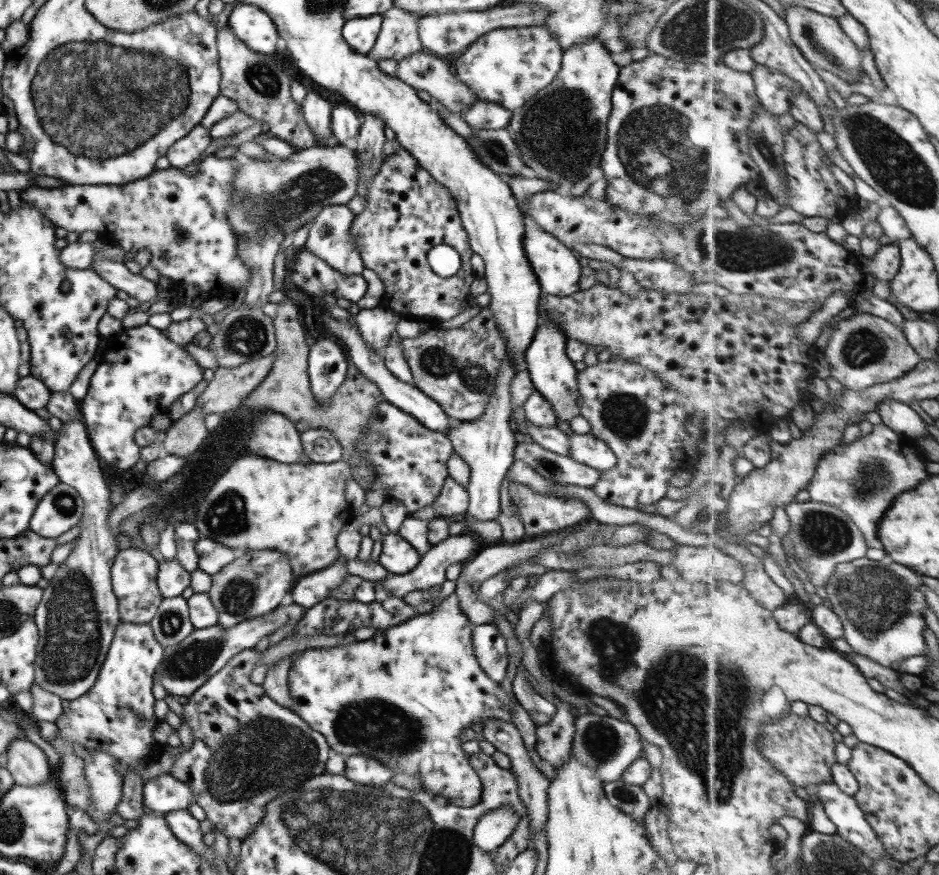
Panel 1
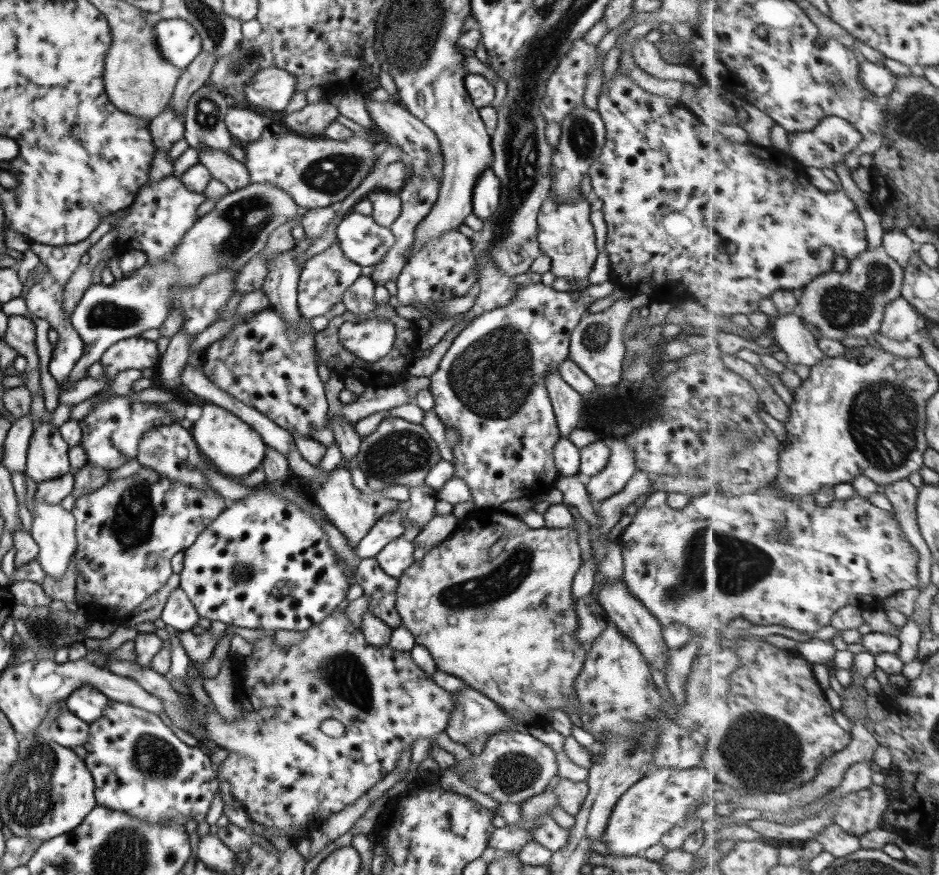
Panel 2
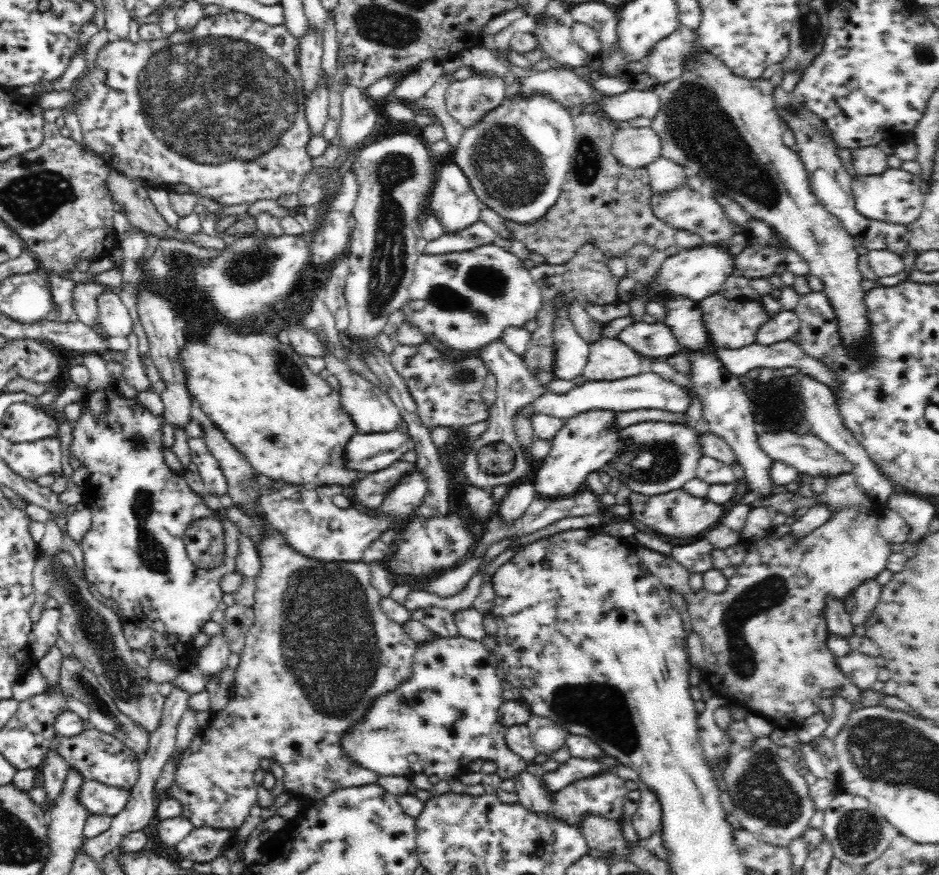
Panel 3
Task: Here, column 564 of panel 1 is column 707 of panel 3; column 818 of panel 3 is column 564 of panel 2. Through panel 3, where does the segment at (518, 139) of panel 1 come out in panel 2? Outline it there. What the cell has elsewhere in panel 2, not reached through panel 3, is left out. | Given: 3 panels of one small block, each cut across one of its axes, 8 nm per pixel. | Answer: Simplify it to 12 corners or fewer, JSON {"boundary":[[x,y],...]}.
{"boundary":[[549,193],[536,240],[551,275],[589,288],[597,258],[589,203]]}

